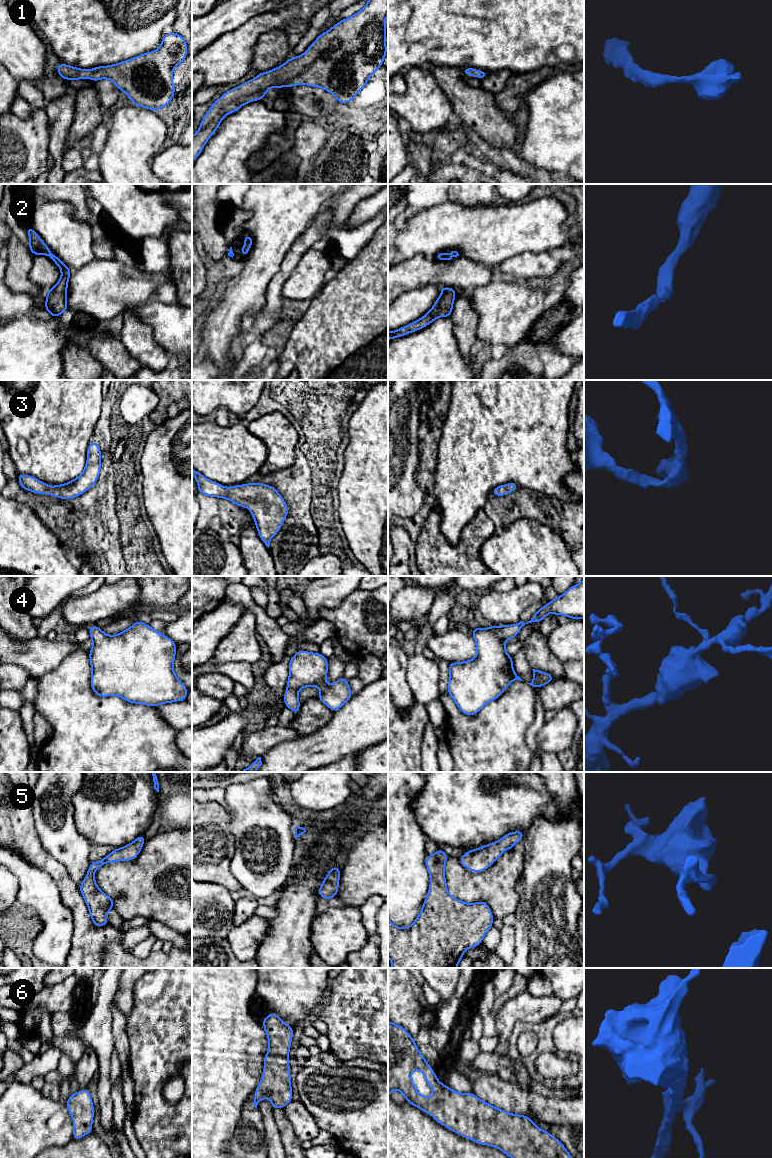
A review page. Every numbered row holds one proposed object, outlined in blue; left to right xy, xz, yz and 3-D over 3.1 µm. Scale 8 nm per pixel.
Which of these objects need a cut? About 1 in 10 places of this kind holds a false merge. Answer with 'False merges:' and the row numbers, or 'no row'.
False merges: no row

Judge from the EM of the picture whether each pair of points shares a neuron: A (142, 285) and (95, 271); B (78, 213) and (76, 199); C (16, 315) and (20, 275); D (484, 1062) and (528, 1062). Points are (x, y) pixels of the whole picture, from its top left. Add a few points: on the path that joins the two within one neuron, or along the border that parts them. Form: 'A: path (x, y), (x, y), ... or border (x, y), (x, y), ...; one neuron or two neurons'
A: path (130, 285), (109, 285), (107, 283); one neuron
B: path (78, 210), (78, 202); one neuron
C: border (10, 288), (28, 293), (35, 305); two neurons
D: border (505, 1054), (519, 1061), (526, 1068), (532, 1079); two neurons

